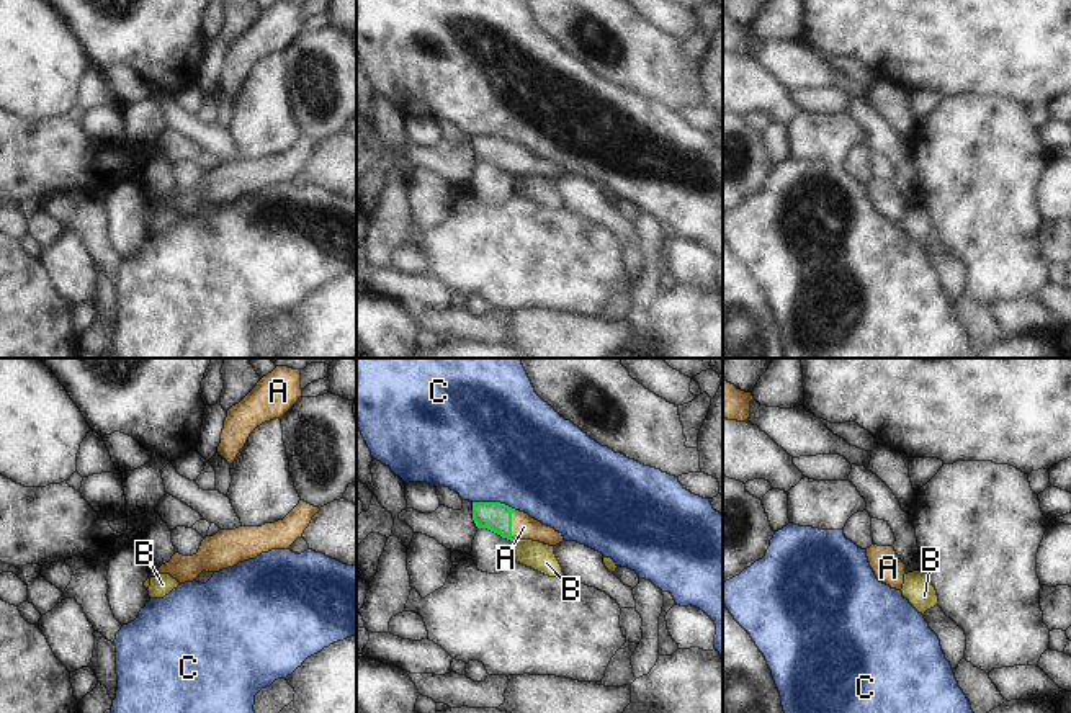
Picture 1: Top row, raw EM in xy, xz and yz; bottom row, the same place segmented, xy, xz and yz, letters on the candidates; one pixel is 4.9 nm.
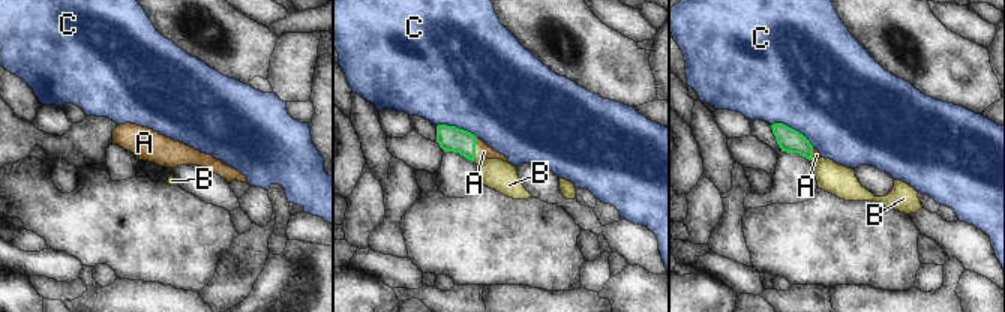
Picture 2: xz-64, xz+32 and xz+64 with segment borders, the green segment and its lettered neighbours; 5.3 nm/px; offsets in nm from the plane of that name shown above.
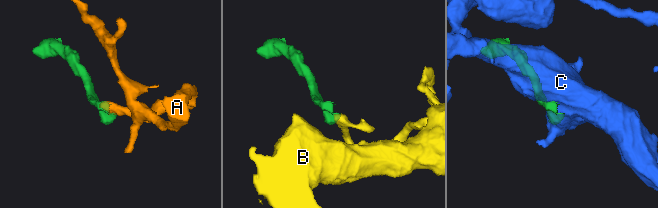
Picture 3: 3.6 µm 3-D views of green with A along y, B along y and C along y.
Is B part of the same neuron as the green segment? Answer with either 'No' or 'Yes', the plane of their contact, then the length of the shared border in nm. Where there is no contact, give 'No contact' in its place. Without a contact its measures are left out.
No. Touches green in xz. Shared border 50 nm

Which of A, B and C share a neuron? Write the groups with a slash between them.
A / B / C

